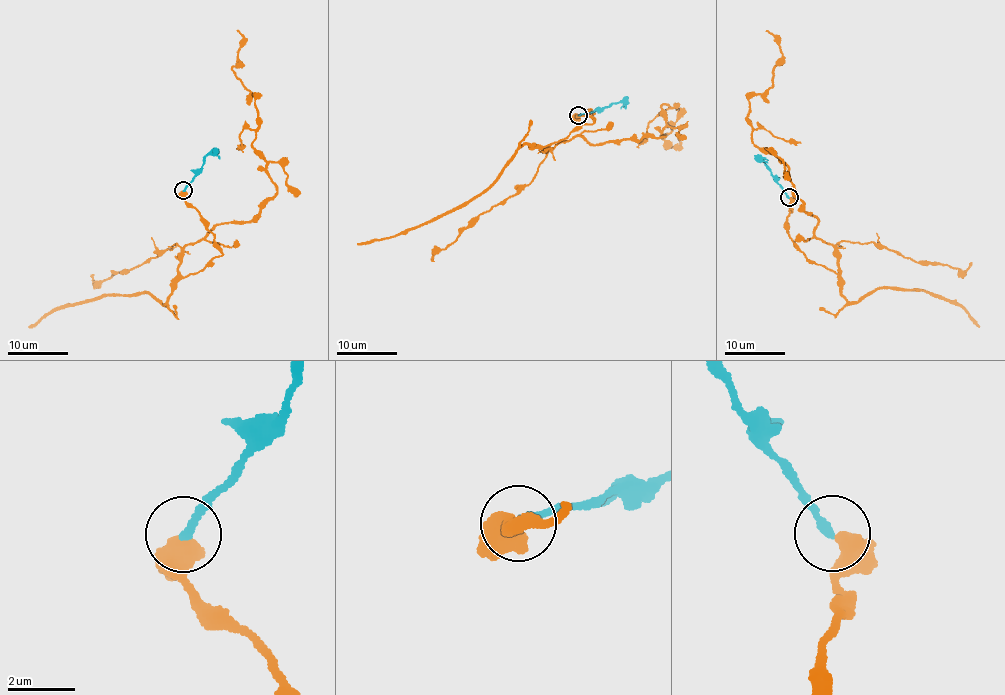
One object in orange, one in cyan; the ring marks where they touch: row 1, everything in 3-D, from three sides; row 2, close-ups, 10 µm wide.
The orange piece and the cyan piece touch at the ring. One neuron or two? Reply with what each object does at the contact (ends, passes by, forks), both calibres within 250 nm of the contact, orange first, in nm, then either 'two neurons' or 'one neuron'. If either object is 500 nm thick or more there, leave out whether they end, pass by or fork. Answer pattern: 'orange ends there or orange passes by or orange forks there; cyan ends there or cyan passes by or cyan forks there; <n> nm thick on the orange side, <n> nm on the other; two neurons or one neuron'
500 nm thick on the orange side, 240 nm on the other; one neuron

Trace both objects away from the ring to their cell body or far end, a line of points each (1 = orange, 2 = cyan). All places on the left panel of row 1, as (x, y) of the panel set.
1: (183, 191), (221, 255), (183, 276), (184, 247), (253, 220), (276, 191), (232, 69), (236, 30)
2: (183, 191), (208, 154), (215, 152), (213, 155)

